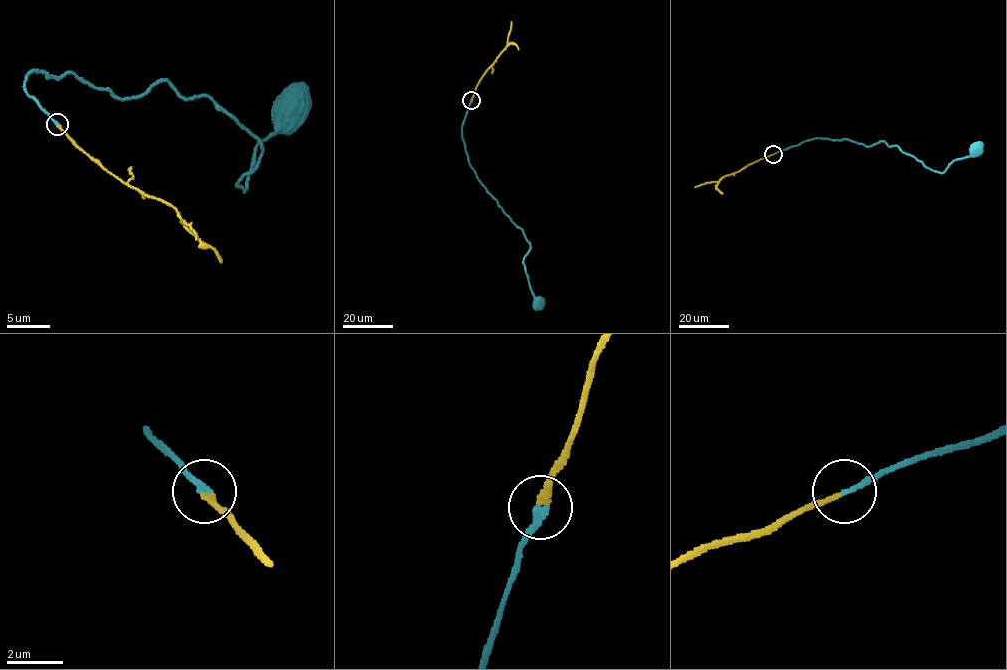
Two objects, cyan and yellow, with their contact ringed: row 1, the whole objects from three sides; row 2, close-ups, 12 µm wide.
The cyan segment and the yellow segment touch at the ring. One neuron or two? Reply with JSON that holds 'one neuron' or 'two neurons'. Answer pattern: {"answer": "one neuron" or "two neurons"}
{"answer": "one neuron"}

